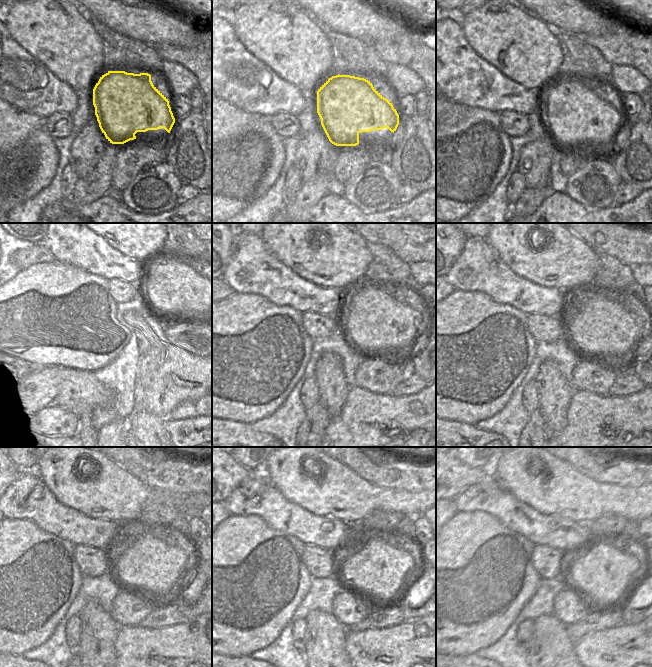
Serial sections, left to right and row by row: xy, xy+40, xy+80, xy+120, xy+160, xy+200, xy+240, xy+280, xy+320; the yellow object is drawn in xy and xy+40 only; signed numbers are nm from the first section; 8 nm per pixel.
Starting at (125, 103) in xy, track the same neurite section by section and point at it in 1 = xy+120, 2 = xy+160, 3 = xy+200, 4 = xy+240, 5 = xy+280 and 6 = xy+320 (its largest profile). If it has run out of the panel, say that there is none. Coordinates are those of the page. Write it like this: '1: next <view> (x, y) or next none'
1: next xy+120 (135, 328)
2: next xy+160 (374, 323)
3: next xy+200 (600, 331)
4: next xy+240 (146, 565)
5: next xy+280 (378, 571)
6: next xy+320 (602, 572)

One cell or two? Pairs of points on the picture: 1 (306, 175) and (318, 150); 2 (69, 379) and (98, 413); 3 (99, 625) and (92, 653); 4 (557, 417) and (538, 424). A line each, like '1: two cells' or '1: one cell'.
1: one cell
2: two cells
3: one cell
4: two cells

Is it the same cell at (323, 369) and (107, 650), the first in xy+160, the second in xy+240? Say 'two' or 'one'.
one

